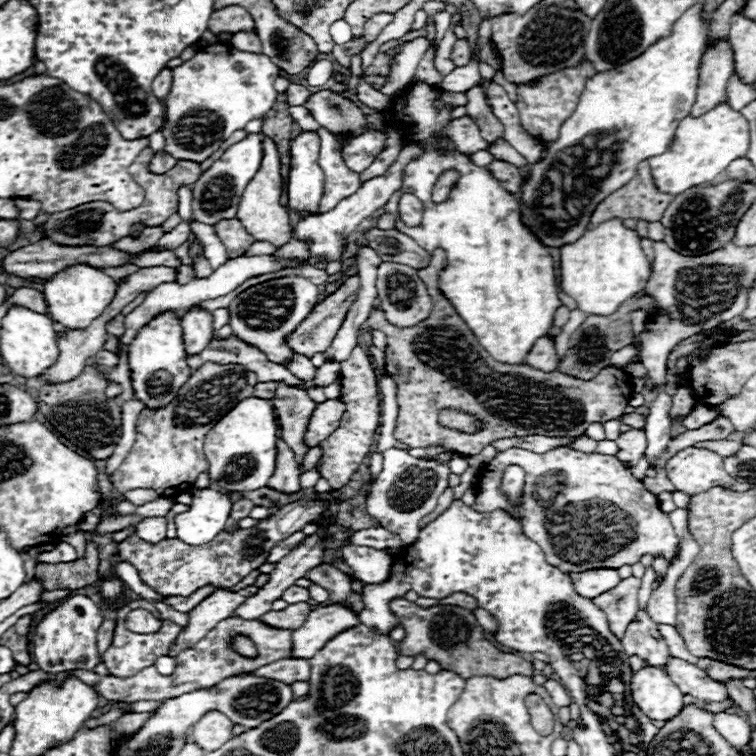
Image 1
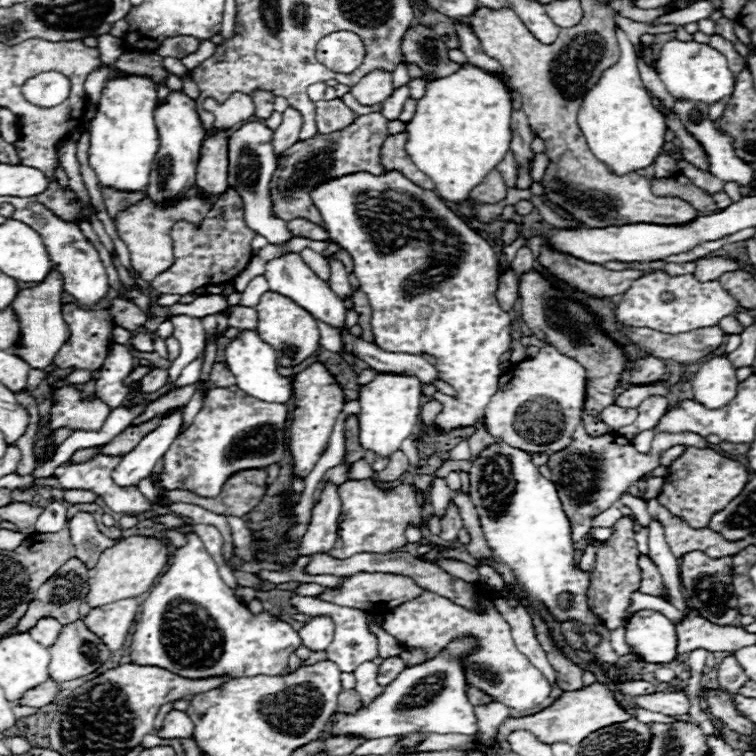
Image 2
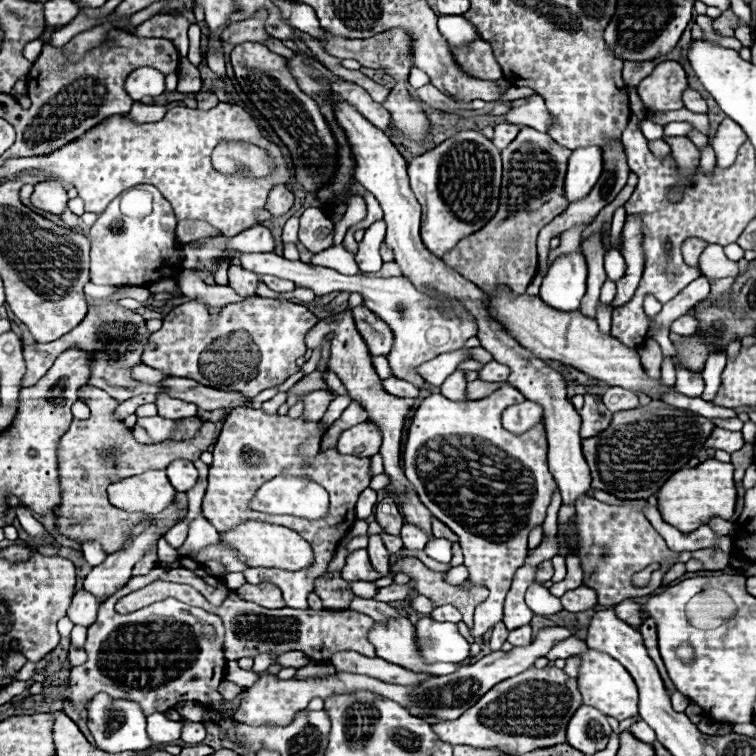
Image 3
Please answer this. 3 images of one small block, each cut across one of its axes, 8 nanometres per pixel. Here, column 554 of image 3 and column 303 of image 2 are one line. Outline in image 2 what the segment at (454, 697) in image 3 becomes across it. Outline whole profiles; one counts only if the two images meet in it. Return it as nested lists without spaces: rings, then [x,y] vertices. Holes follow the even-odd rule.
[[[316,616],[304,628],[300,628],[298,634],[306,648],[326,650],[334,638],[334,622],[328,616]]]

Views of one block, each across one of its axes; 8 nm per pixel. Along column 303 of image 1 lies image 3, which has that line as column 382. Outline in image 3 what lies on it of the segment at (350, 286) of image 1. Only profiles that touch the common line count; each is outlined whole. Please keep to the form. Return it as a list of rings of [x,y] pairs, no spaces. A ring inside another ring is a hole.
[[[356,306],[352,310],[352,318],[358,334],[368,346],[370,356],[386,356],[394,342],[390,328],[380,318],[374,318],[374,314],[370,314],[370,310],[366,310],[364,306]]]

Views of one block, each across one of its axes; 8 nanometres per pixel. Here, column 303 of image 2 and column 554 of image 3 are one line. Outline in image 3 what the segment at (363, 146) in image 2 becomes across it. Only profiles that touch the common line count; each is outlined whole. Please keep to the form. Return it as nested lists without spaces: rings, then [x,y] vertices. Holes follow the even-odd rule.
[[[524,126],[520,134],[510,142],[506,150],[502,150],[502,162],[504,162],[504,178],[502,178],[502,190],[500,190],[500,206],[498,212],[490,222],[486,222],[484,228],[478,232],[462,238],[450,252],[446,252],[444,262],[458,270],[464,278],[474,282],[484,292],[494,292],[498,284],[506,284],[514,290],[514,294],[524,294],[532,278],[538,270],[538,256],[536,256],[536,238],[542,226],[546,222],[552,222],[566,206],[570,204],[564,196],[564,180],[566,180],[566,166],[572,150],[558,146],[548,134],[542,134],[534,128]]]

